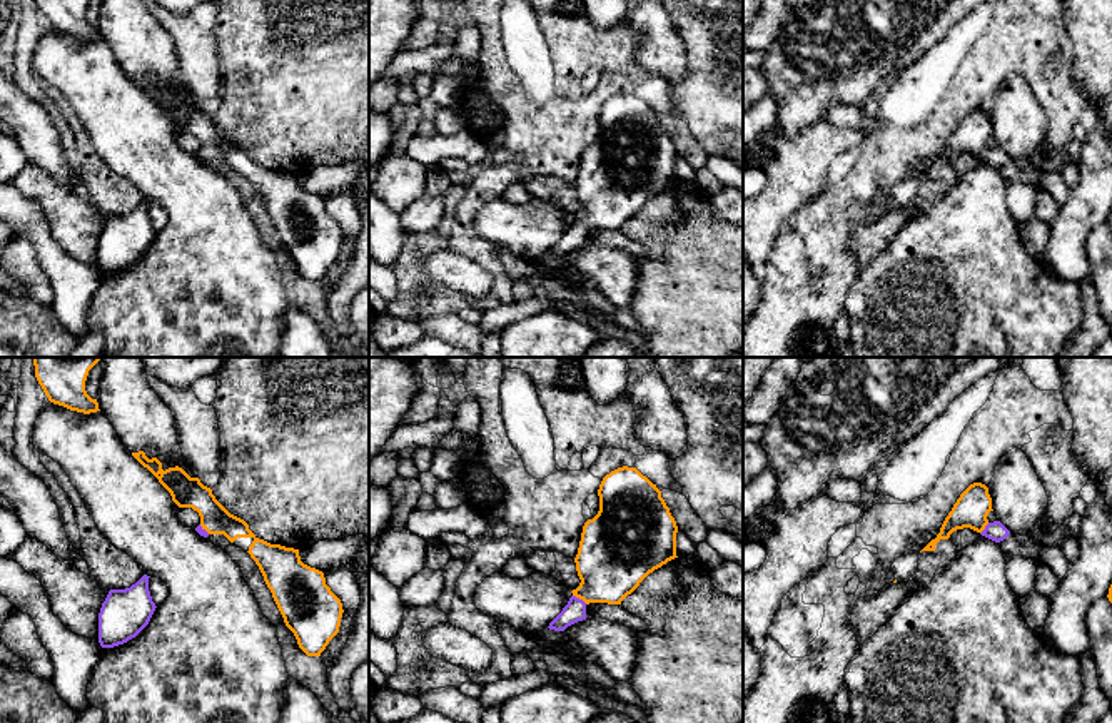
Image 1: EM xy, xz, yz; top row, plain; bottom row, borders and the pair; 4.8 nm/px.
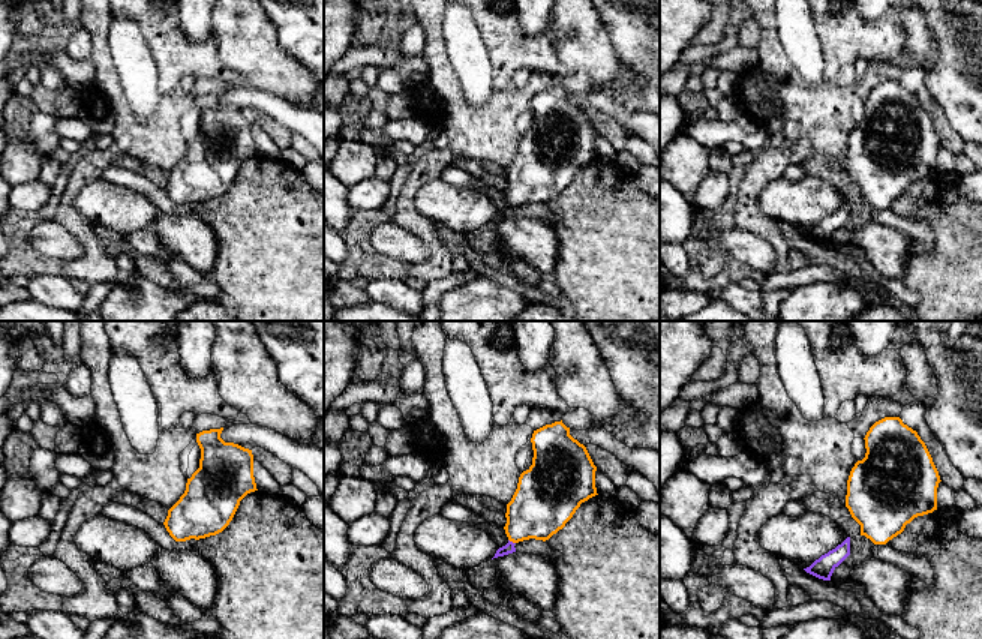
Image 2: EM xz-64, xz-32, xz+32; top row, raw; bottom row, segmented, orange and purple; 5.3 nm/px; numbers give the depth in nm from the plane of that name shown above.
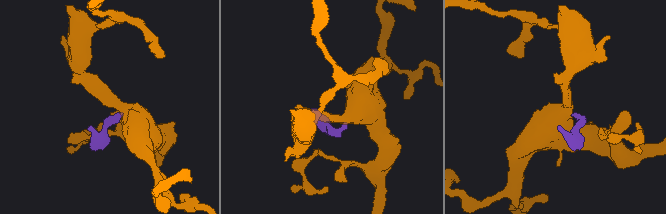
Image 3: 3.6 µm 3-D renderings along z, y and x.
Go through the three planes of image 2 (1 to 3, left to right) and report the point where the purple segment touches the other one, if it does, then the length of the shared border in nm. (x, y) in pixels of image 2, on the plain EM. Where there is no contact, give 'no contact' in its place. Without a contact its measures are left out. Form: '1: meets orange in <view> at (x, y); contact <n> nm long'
1: no contact
2: meets orange in xz-32 at (511, 204); contact 50 nm long
3: no contact

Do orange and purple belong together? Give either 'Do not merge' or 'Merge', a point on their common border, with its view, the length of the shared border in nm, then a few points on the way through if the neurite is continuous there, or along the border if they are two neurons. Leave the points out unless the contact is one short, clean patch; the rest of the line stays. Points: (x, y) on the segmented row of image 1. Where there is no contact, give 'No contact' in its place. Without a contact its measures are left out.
Merge. Touches orange at xz (580, 598). Shared border 80 nm. Path across: xz (613, 558), (606, 571), (580, 598), (575, 610)

